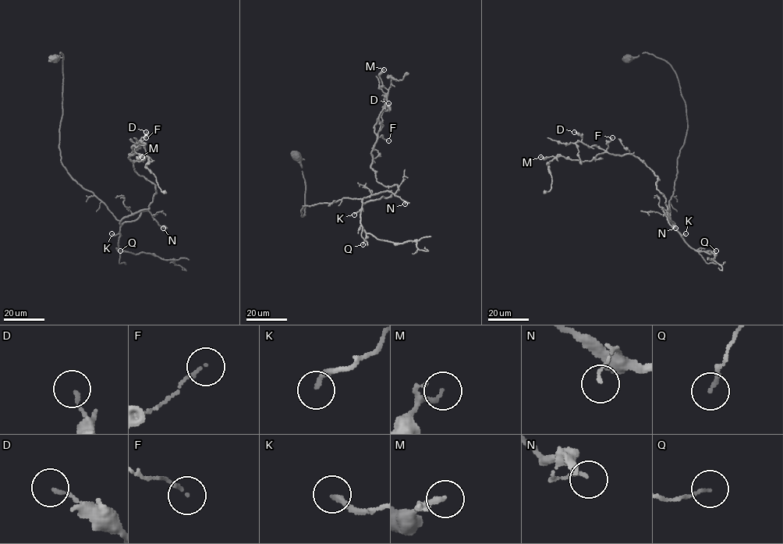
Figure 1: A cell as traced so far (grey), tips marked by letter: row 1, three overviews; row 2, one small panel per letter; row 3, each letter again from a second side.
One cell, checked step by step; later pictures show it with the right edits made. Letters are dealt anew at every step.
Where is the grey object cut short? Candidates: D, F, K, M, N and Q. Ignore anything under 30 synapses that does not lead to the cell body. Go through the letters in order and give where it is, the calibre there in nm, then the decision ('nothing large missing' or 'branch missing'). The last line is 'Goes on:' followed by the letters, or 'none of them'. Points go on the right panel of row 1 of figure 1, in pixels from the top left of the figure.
D: place (574, 132); calibre 140 nm; nothing large missing
F: place (612, 137); calibre 110 nm; nothing large missing
K: place (685, 233); calibre 190 nm; nothing large missing
M: place (540, 157); calibre 140 nm; nothing large missing
N: place (675, 228); calibre 110 nm; nothing large missing
Q: place (716, 250); calibre 120 nm; nothing large missing
Goes on: none of them

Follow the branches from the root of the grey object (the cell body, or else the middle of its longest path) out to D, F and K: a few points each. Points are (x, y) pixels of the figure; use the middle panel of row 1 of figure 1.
D: (295, 155), (302, 216), (304, 205), (395, 194), (397, 185), (379, 183), (370, 167), (374, 126), (388, 103)
F: (295, 155), (302, 216), (304, 205), (395, 194), (397, 185), (379, 183), (370, 167), (377, 135), (388, 140)
K: (295, 155), (300, 158), (306, 186), (302, 216), (304, 205), (347, 197), (362, 200), (362, 207), (354, 215)

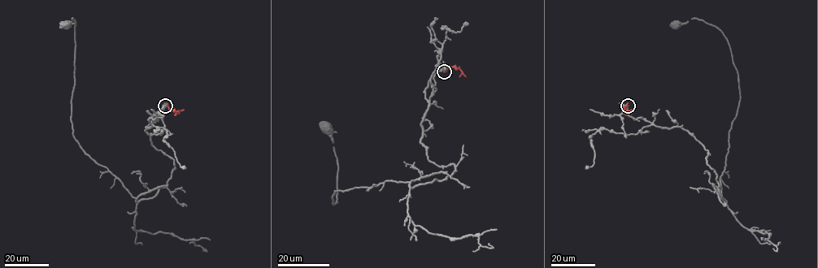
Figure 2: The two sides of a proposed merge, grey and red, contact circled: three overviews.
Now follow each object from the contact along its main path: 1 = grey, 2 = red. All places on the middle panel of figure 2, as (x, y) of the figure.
1: (444, 71), (425, 90), (420, 141), (429, 160), (454, 165), (444, 180), (337, 191), (333, 204), (325, 127)
2: (444, 71), (449, 66), (455, 66), (466, 76)

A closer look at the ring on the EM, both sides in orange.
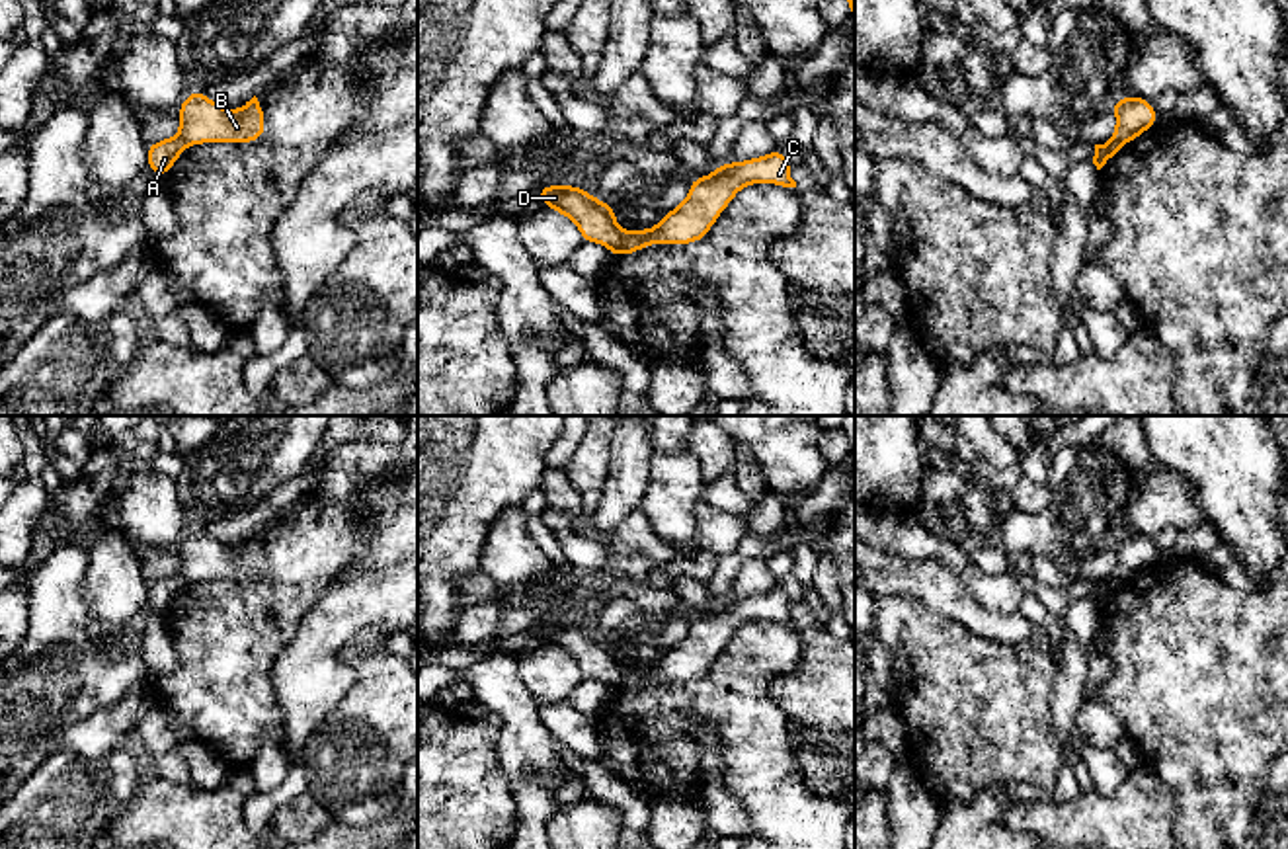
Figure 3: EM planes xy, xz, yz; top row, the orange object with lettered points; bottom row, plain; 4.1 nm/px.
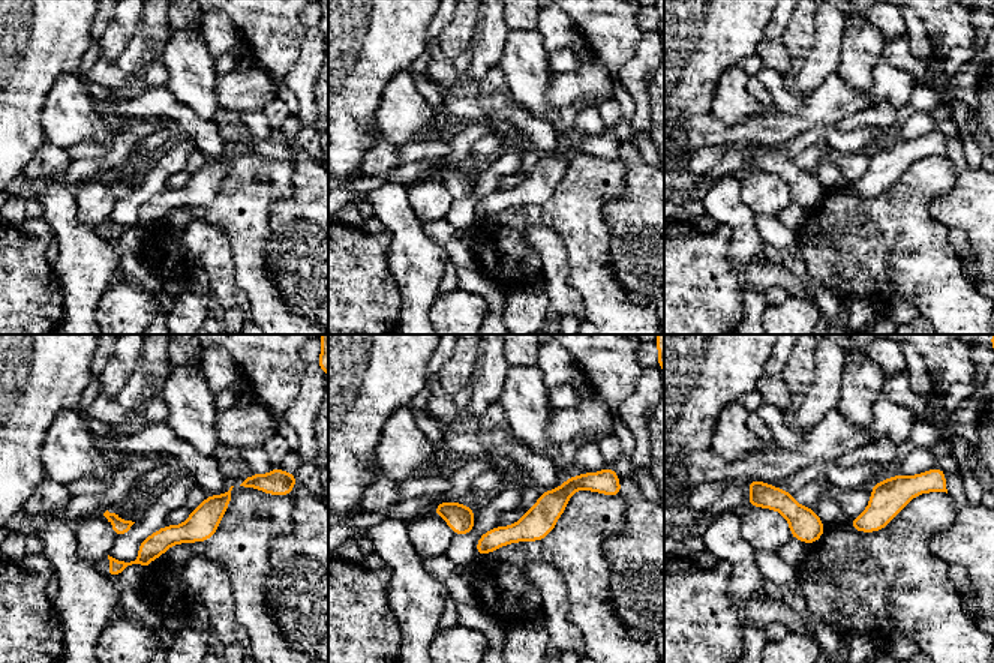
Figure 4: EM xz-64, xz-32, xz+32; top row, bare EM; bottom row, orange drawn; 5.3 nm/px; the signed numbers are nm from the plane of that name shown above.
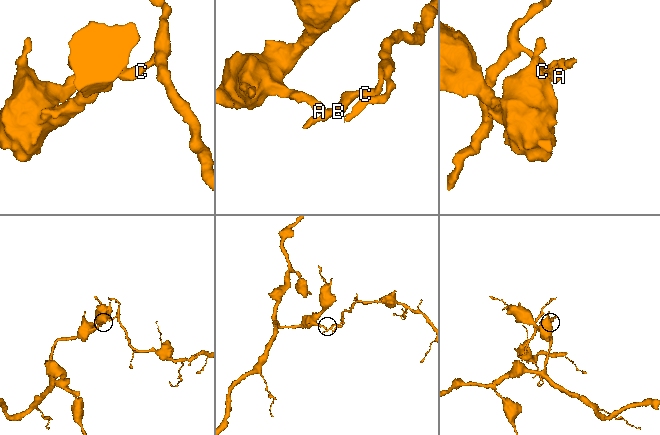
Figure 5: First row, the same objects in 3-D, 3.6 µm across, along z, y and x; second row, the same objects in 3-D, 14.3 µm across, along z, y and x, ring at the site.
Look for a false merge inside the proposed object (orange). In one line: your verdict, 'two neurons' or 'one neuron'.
two neurons

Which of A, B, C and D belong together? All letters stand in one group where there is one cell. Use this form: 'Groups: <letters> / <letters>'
Groups: A D / B C

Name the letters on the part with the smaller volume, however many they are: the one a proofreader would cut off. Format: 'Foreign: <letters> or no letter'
Foreign: B, C

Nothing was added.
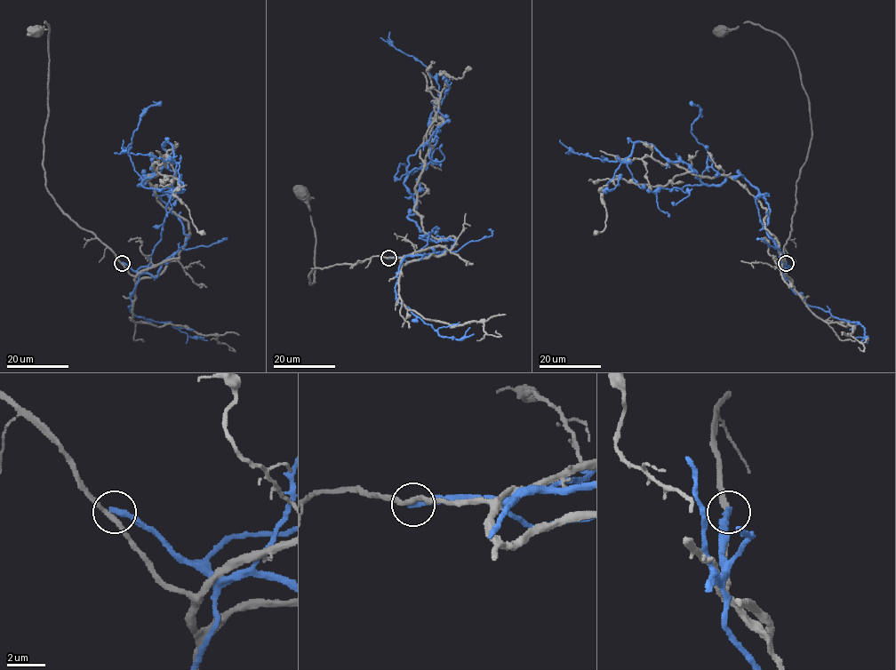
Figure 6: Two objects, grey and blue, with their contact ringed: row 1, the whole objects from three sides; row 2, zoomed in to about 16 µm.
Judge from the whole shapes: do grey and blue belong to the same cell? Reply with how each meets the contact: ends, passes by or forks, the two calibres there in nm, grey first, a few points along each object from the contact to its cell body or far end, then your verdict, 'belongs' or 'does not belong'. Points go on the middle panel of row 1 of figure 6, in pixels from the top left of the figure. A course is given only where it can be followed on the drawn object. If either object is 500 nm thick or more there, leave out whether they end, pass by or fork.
grey passes by; blue ends there; 240 nm thick on the grey side, 360 nm on the other; grey runs (388, 258), (373, 256), (355, 264), (312, 268), (310, 284), (314, 282), (316, 233), (308, 196), (300, 192); blue runs (388, 258), (454, 242), (407, 217), (404, 179), (430, 161), (439, 85), (388, 32); does not belong

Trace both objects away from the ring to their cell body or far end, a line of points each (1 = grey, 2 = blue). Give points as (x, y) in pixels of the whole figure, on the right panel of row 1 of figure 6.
1: (786, 263), (796, 180), (812, 137), (810, 103), (782, 38), (749, 22), (720, 30)
2: (786, 262), (766, 233), (770, 206), (740, 175), (707, 186), (640, 141), (608, 162), (559, 139)

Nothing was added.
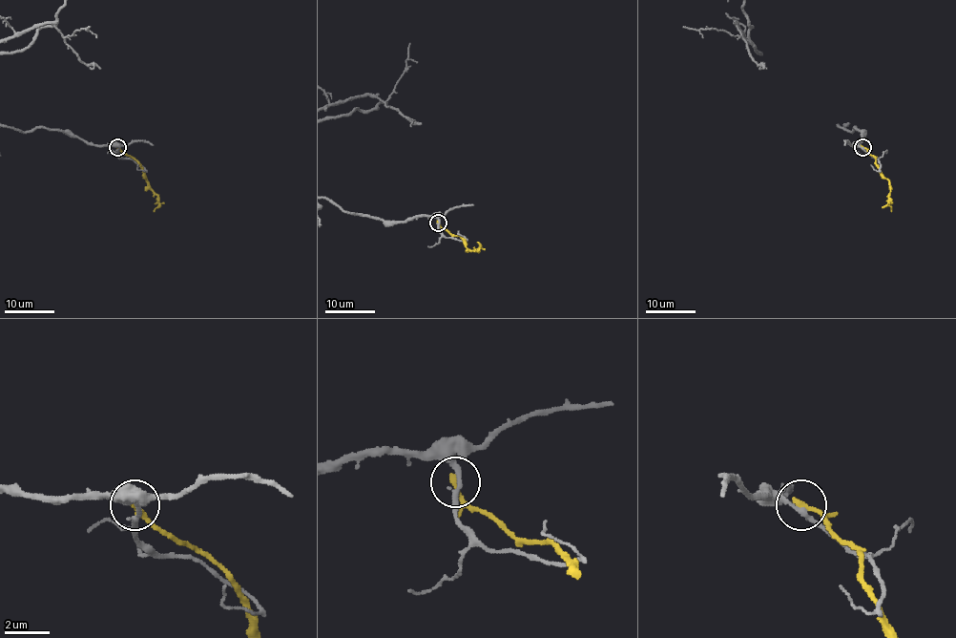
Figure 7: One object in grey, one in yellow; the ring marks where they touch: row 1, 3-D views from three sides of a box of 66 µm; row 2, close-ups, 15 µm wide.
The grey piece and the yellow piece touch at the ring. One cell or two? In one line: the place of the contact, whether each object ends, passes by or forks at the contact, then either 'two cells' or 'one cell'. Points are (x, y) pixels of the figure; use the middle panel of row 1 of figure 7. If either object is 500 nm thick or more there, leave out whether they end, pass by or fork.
place (438, 223); grey passes by; yellow ends; two cells

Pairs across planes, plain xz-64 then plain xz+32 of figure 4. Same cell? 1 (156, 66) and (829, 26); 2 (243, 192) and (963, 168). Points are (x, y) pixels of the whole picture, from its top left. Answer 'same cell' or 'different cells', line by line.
1: different cells
2: different cells

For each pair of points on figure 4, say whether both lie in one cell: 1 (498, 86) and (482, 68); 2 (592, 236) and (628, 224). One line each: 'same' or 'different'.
1: different
2: different

